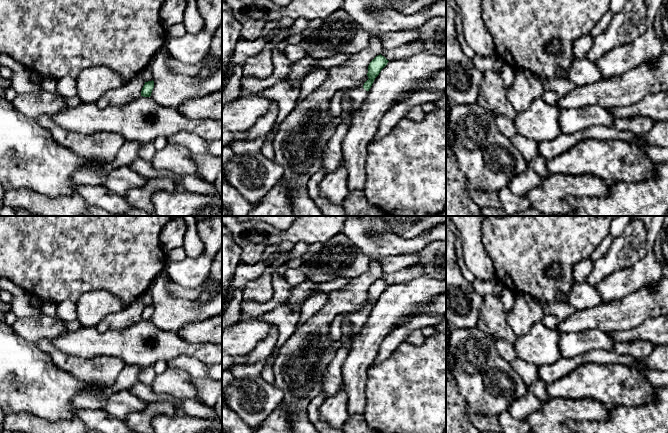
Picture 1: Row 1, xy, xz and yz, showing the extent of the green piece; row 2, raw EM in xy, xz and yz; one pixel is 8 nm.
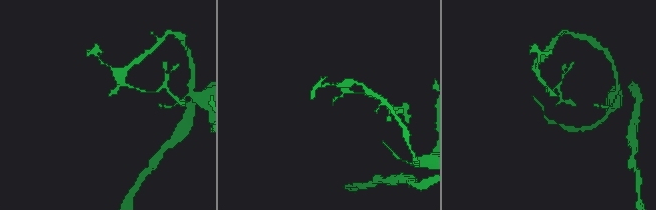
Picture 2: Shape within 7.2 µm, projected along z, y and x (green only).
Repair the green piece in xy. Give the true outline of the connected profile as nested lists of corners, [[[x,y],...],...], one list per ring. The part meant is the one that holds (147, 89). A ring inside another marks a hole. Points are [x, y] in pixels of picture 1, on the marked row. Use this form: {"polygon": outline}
{"polygon": [[[153,80],[145,82],[145,84],[144,84],[143,88],[142,88],[142,91],[141,91],[141,96],[150,97],[153,88],[154,88],[154,81]]]}

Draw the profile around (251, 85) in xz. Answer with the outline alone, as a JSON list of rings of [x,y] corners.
[[[285,43],[275,46],[273,51],[274,70],[269,77],[242,77],[241,79],[241,96],[259,94],[274,86],[277,82],[286,81],[290,74],[292,61],[285,55]]]

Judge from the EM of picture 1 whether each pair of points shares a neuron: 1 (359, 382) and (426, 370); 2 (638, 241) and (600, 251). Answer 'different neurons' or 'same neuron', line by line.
1: different neurons
2: different neurons

